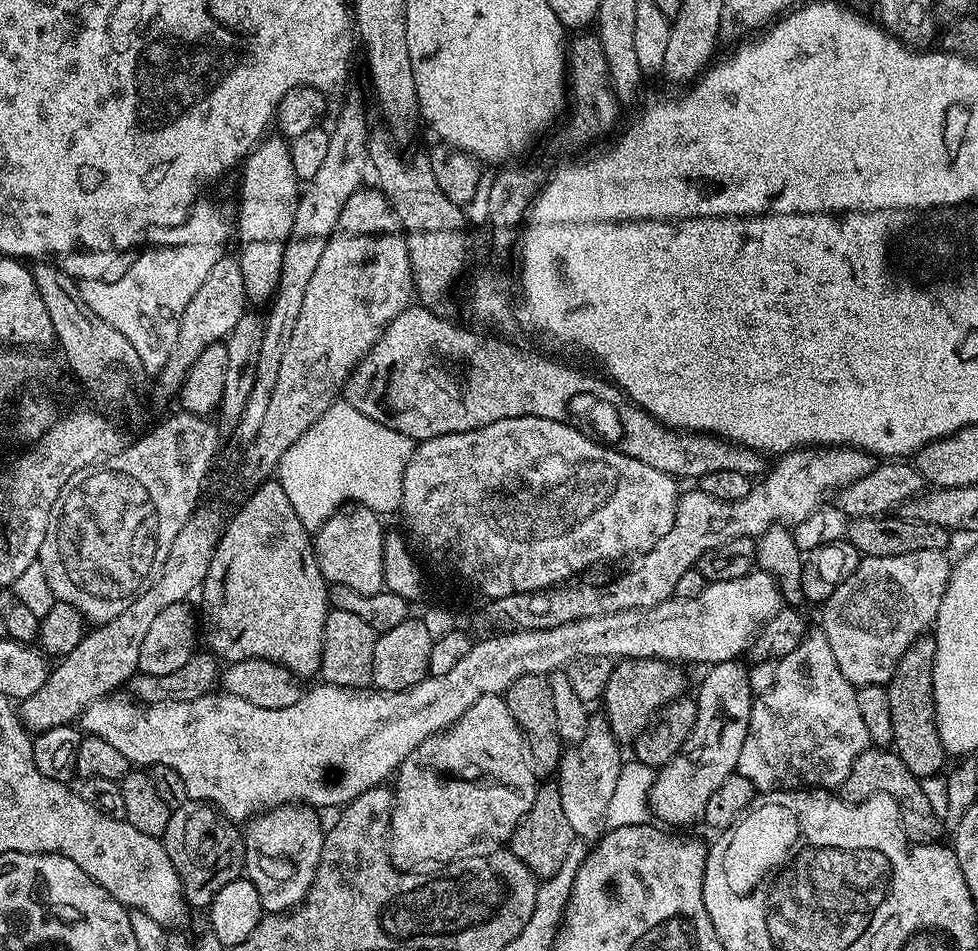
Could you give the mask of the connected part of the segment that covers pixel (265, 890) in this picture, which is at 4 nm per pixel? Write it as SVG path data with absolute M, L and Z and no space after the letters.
M296 804L265 810L247 821L242 832L244 872L246 879L254 882L254 890L258 890L265 913L287 912L306 898L322 858L326 831L316 816L319 816L317 809Z

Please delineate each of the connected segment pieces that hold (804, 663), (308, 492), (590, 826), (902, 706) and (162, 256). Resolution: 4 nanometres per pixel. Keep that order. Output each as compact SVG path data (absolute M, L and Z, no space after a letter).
M805 635L803 642L794 646L793 652L804 652L800 655L800 664L792 664L791 654L779 657L784 664L778 659L775 661L774 686L759 693L752 701L746 740L742 742L742 754L738 754L736 772L751 782L757 793L839 789L846 774L850 774L854 758L869 747L869 732L861 720L862 712L858 710L857 687L844 677L842 670L838 670L827 636L815 635Z
M333 402L332 405L325 410L318 420L310 426L308 430L292 446L290 446L280 458L278 465L278 479L282 490L286 490L286 498L290 498L290 506L294 506L294 514L298 514L300 521L304 523L304 527L309 530L320 528L327 522L329 516L337 511L348 499L356 500L357 505L363 506L377 514L385 514L384 512L400 512L400 503L402 502L402 478L404 471L408 465L408 460L412 456L414 442L406 434L402 434L398 430L390 430L390 426L382 426L382 422L374 422L374 418L366 418L366 414L362 414L358 410L354 410L354 406L350 406L347 402Z
M602 716L591 717L588 721L587 734L580 744L567 749L560 757L556 783L559 786L560 802L570 828L577 839L584 839L588 844L595 843L604 834L605 810L615 789L618 774L624 758L620 756L621 745Z
M916 644L912 650L909 650L904 662L899 665L896 679L886 685L892 750L902 758L902 762L906 763L906 768L920 780L937 775L943 769L944 760L946 761L946 753L940 745L933 714L933 662L928 660L930 654L932 654L932 644Z
M197 203L188 213L185 224L180 224L171 236L169 248L161 246L149 250L120 284L84 284L80 293L86 306L90 306L102 322L110 322L110 326L138 350L145 369L159 374L178 342L178 326L186 306L190 306L190 298L194 298L198 286L206 282L210 266L225 255L227 240L228 220L223 210L216 204Z

